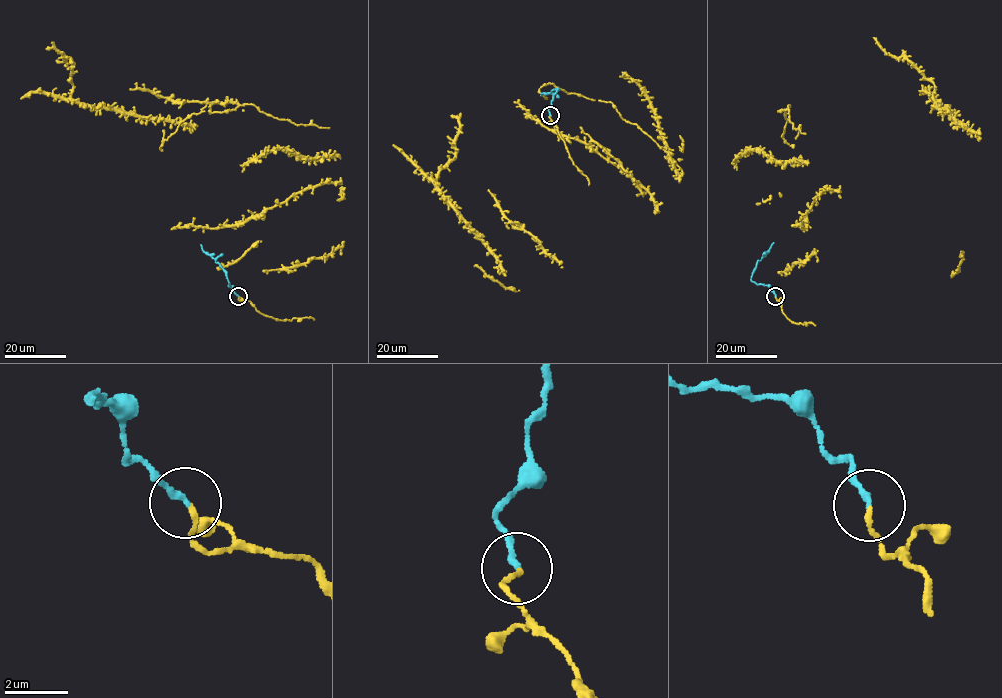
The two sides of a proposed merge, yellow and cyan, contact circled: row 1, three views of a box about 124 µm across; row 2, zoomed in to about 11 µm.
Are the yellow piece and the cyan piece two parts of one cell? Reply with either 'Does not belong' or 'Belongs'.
Belongs

